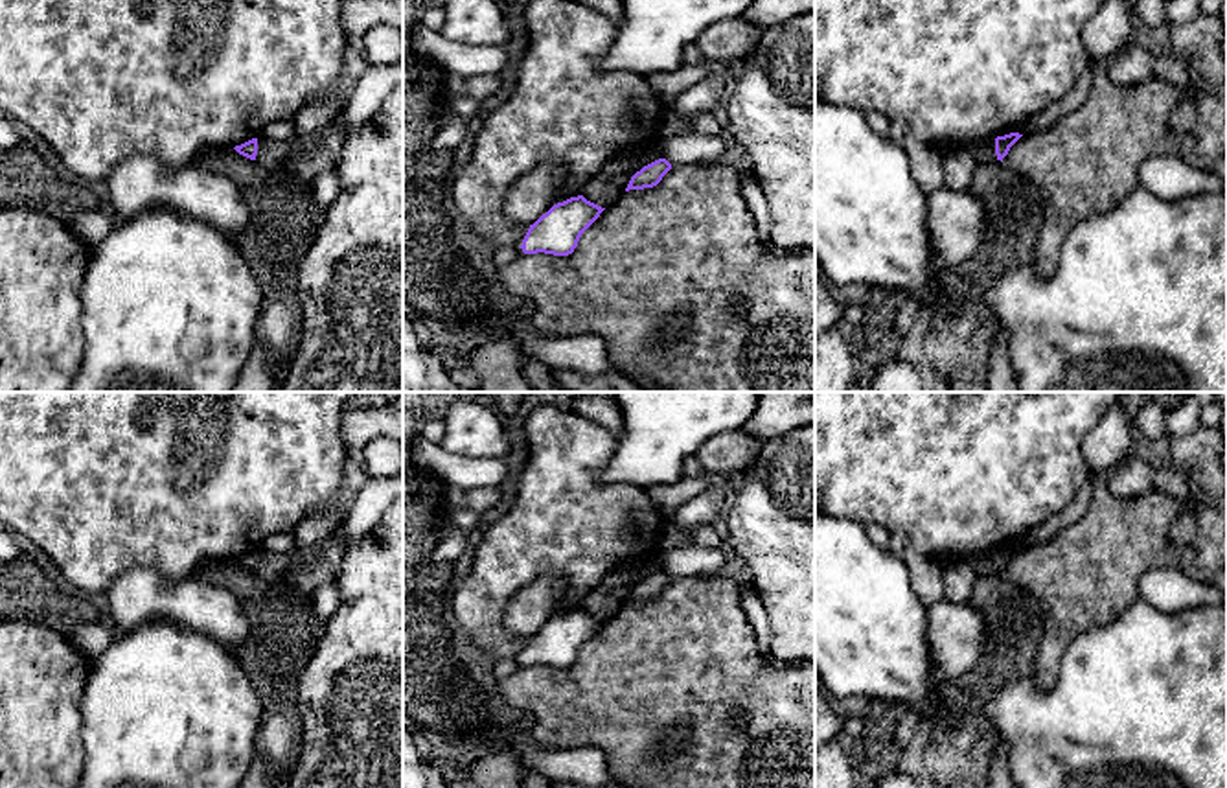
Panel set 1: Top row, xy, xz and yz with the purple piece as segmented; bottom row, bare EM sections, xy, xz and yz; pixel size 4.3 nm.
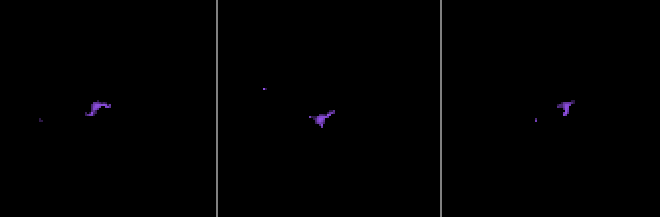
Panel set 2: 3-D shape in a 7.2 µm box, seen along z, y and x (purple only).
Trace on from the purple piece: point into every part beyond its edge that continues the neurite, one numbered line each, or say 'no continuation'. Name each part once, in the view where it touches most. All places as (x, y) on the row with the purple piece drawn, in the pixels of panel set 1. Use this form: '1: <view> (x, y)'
no continuation

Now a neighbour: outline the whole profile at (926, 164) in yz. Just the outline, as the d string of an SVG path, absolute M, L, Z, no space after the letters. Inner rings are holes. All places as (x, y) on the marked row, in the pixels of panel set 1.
M890 120L890 140L907 153L911 173L927 195L944 186L942 153L918 142L905 120Z

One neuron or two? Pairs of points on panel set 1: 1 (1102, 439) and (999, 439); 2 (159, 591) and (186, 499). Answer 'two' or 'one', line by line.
1: two
2: two

